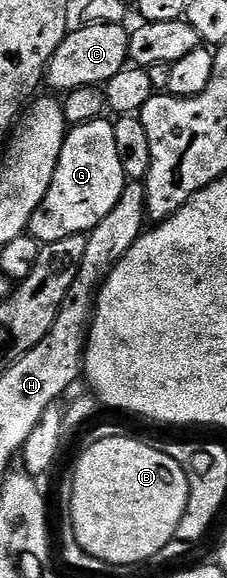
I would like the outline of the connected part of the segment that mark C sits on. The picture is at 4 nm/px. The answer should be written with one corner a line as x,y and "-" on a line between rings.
86,23
83,28
68,33
59,50
55,50
55,54
49,60
47,84
54,88
54,93
61,92
57,94
103,86
127,67
129,33
130,29
124,23

